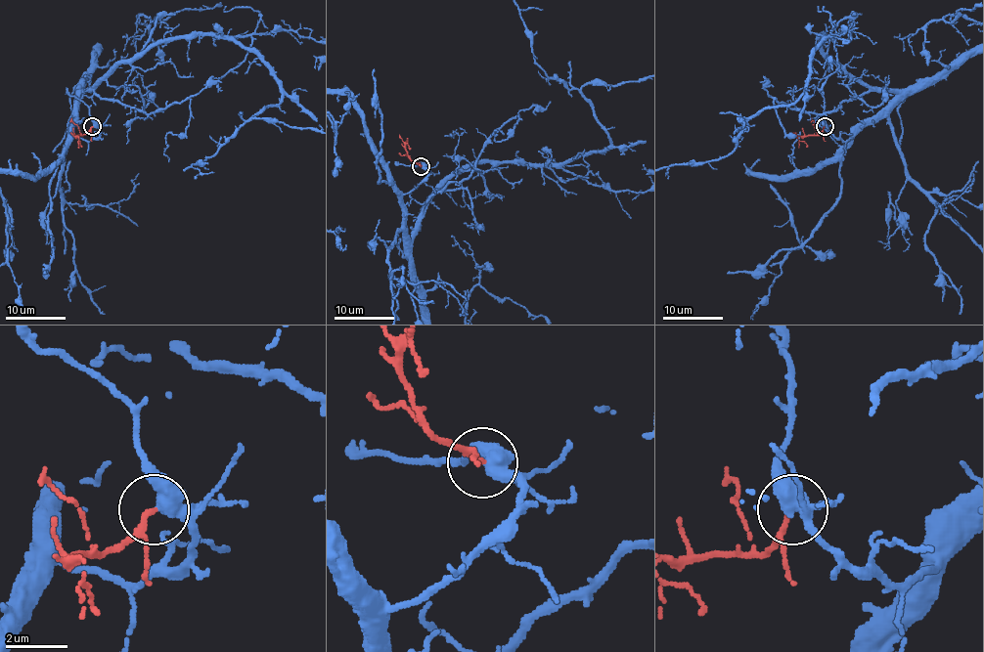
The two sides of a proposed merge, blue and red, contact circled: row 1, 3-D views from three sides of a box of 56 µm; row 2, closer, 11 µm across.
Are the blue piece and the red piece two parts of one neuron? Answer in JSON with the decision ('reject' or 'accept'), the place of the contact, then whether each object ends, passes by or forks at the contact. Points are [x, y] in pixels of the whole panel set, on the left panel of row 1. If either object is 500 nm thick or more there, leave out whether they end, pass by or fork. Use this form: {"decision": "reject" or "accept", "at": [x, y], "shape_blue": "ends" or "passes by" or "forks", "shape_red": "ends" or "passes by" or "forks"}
{"decision": "accept", "at": [92, 126], "shape_blue": "passes by", "shape_red": "passes by"}

